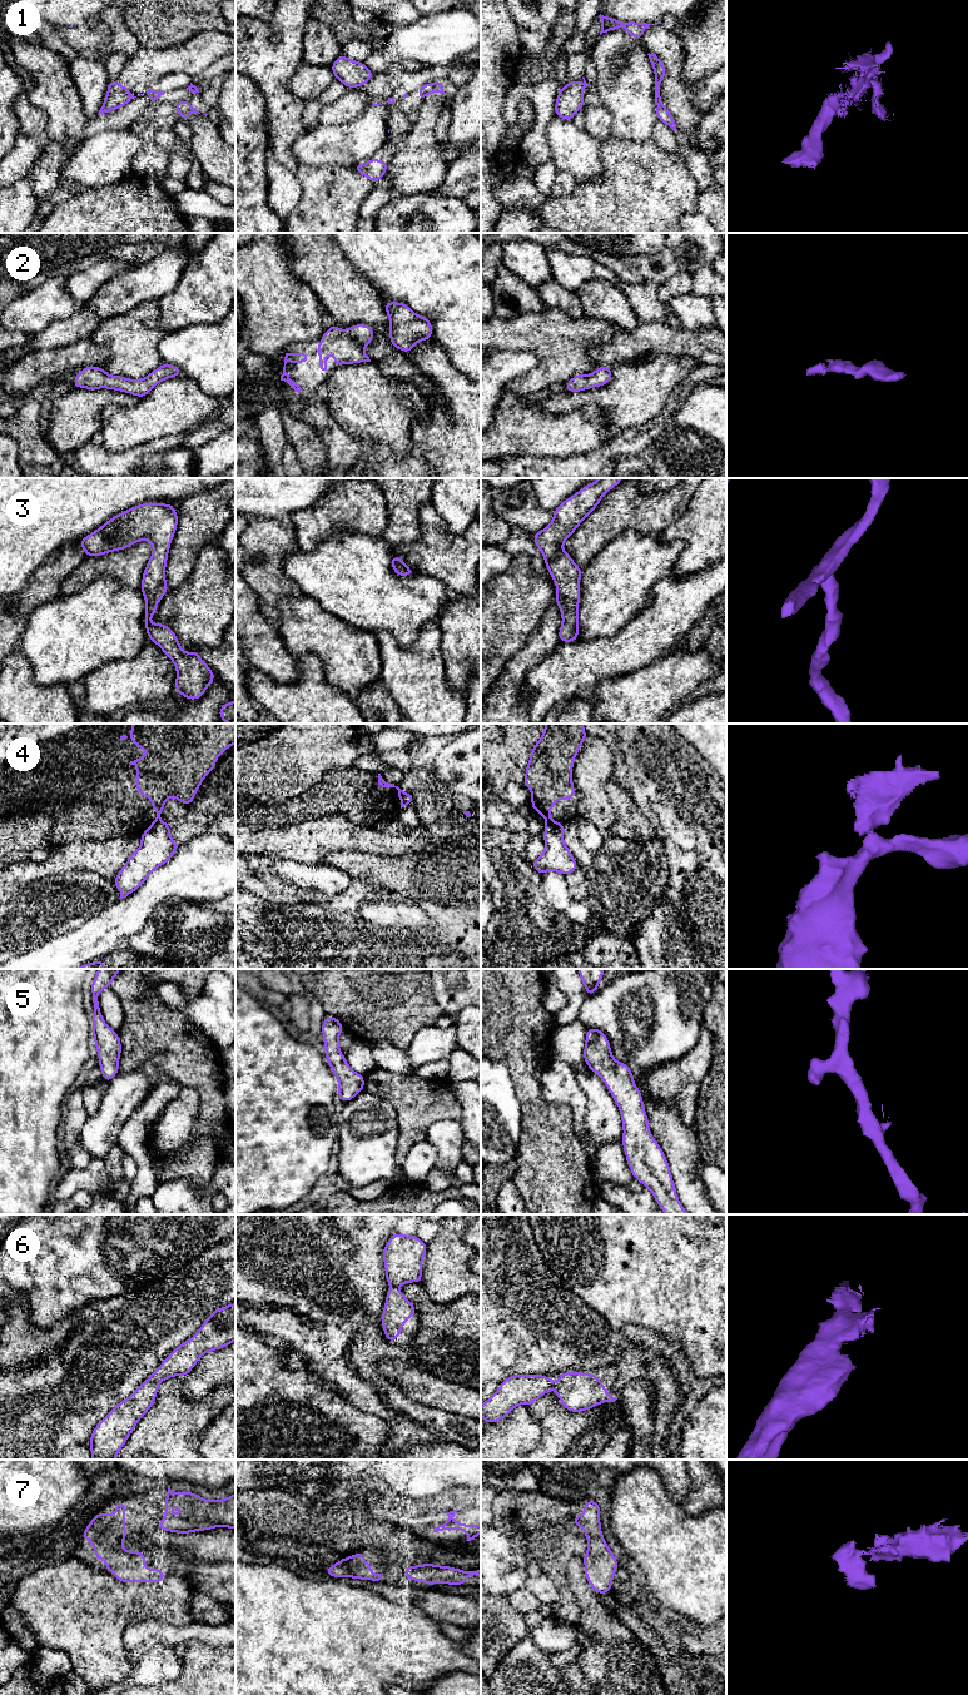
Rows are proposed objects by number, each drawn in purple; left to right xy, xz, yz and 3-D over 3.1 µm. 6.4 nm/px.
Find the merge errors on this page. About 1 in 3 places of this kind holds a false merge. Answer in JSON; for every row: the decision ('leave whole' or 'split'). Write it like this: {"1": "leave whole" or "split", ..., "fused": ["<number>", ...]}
{"1": "split", "2": "leave whole", "3": "leave whole", "4": "split", "5": "leave whole", "6": "leave whole", "7": "leave whole", "fused": ["1", "4"]}

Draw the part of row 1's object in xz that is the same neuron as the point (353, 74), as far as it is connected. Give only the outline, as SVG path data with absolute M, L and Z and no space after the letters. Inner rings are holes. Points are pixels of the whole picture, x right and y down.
M342 54L333 61L331 69L334 78L347 88L361 88L376 75L364 63L354 61Z

